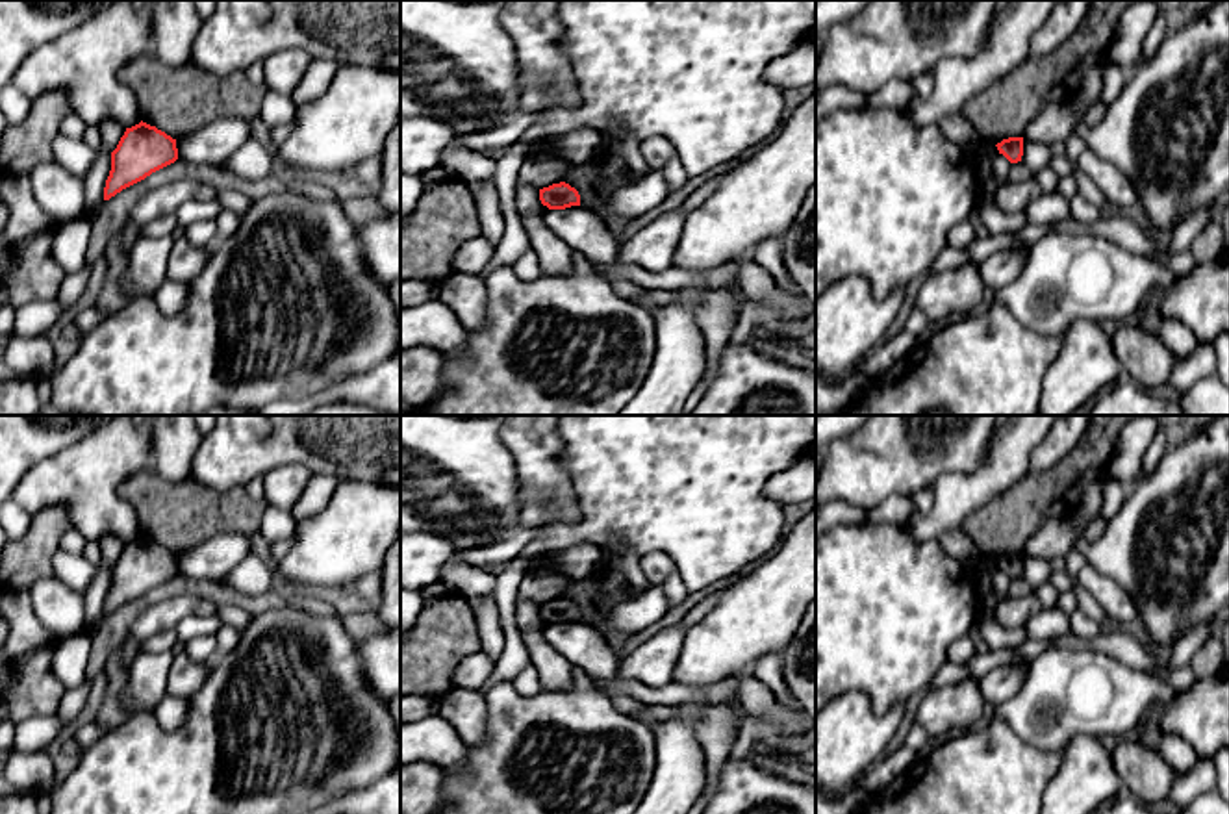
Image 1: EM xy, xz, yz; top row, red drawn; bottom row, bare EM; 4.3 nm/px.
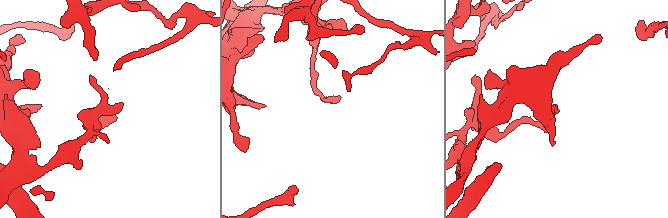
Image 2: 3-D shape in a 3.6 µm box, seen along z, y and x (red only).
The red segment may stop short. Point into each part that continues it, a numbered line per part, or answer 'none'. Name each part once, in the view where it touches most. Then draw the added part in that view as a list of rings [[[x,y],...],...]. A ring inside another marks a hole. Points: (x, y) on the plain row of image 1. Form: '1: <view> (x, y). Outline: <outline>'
none

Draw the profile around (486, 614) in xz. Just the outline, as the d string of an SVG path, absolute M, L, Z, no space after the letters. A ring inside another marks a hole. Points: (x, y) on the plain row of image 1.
M493 595L480 597L475 617L482 640L482 653L497 662L504 647L504 632L499 623L499 610Z

